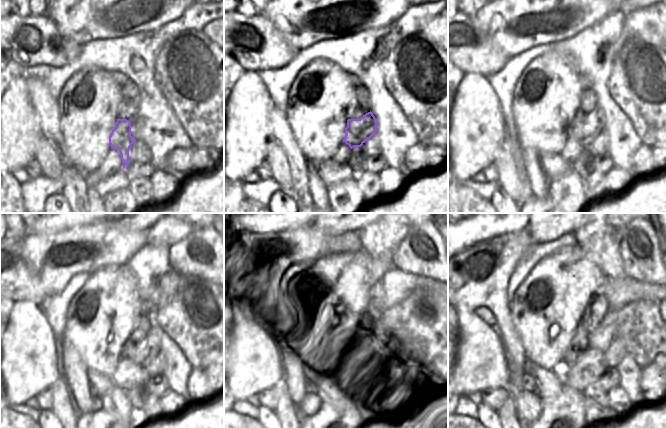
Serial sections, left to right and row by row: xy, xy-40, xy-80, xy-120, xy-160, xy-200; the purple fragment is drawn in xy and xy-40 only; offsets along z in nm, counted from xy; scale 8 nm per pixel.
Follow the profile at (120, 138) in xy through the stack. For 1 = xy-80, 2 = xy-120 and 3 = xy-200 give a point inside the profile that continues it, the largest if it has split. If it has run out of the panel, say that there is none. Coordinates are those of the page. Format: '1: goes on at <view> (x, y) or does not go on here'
1: goes on at xy-80 (588, 130)
2: goes on at xy-120 (148, 348)
3: goes on at xy-200 (602, 326)

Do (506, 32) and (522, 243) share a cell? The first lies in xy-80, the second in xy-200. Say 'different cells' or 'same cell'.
same cell

